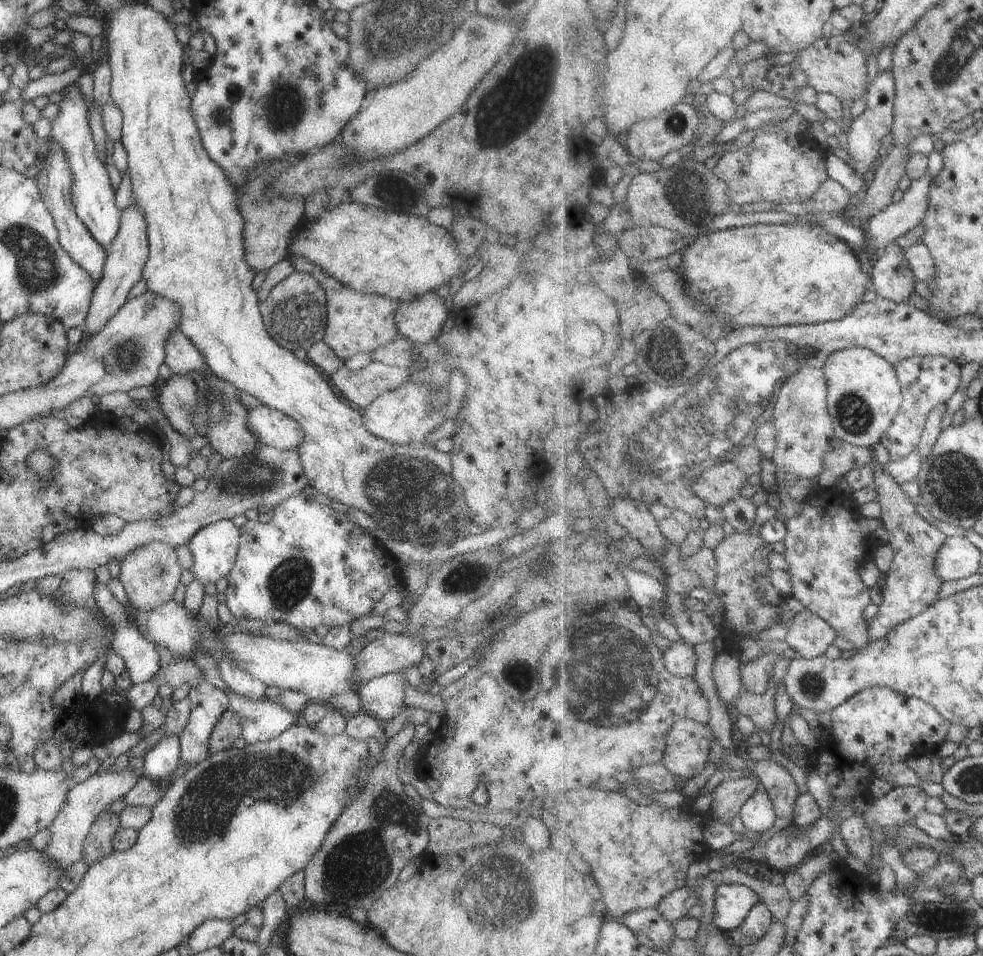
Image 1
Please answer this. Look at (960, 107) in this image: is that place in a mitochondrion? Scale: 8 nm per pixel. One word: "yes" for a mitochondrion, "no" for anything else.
no

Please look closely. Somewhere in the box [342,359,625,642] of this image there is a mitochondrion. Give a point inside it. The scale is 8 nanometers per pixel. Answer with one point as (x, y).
(410, 496)

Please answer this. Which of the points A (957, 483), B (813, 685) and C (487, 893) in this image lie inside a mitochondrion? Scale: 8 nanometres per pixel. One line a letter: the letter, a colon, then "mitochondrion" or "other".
A: mitochondrion
B: mitochondrion
C: mitochondrion

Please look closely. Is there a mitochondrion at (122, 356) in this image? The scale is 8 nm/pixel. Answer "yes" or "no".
yes

